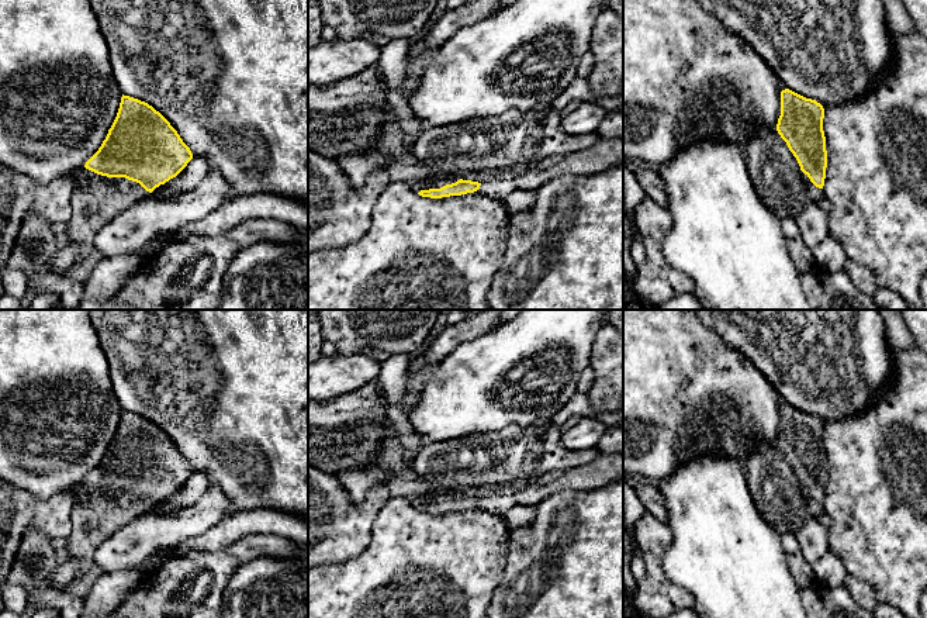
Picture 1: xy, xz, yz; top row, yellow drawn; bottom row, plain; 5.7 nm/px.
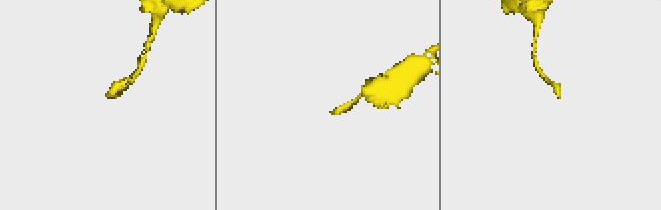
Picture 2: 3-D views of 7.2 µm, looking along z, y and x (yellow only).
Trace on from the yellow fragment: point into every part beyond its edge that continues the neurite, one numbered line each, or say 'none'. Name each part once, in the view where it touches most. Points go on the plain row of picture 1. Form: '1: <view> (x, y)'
1: xy (103, 514)

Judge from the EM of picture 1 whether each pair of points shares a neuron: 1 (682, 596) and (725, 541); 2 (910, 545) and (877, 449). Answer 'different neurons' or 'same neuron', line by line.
1: different neurons
2: same neuron

